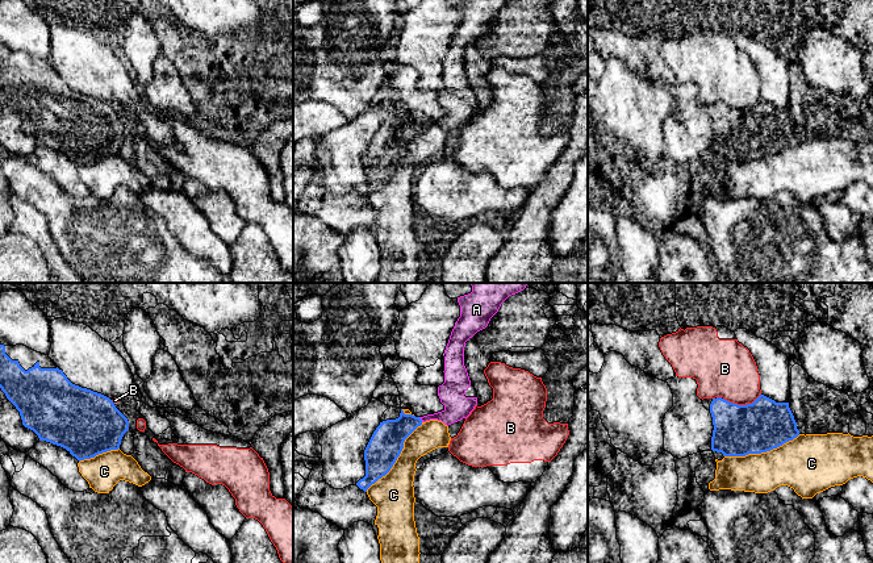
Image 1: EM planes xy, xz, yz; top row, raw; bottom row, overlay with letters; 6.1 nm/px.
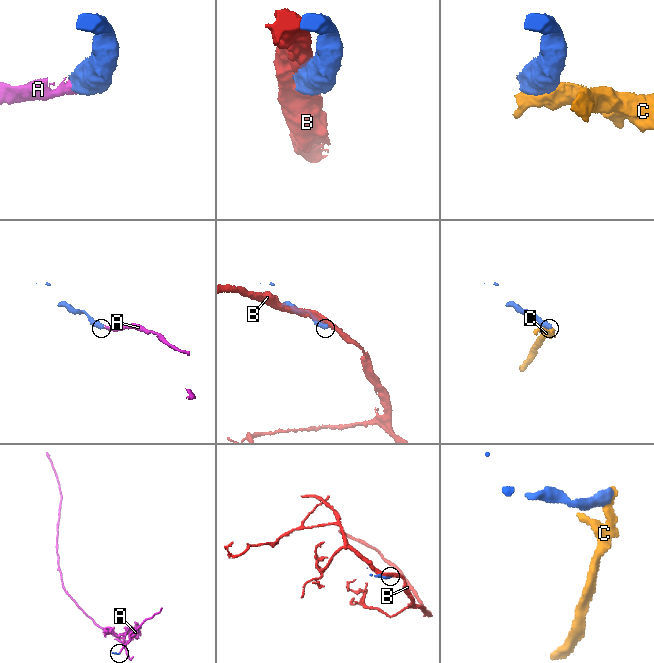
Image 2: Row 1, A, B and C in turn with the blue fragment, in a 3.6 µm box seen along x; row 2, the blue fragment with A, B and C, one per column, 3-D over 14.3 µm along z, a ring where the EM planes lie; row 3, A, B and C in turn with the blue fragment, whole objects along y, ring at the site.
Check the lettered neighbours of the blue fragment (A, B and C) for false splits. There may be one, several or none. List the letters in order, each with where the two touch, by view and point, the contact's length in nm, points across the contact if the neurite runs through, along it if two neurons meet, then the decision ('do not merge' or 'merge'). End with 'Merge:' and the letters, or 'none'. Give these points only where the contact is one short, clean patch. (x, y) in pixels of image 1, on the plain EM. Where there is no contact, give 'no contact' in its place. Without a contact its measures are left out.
A: contact xz (421, 125); length 40 nm; way xz (387, 147), (408, 128), (421, 125), (447, 121), (456, 112); merge
B: contact yz (742, 111); length 240 nm; do not merge
C: contact yz (761, 157); length 480 nm; do not merge
Merge: A

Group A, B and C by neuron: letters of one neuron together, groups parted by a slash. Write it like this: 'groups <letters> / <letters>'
groups A / B / C

